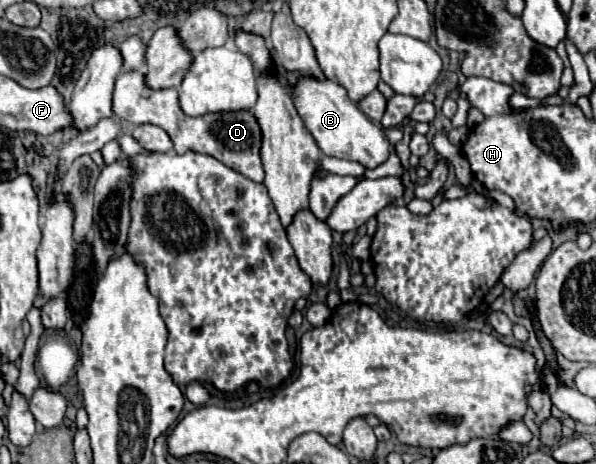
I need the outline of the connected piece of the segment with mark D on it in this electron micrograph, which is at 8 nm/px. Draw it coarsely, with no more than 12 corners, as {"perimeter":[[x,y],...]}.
{"perimeter":[[120,73],[114,115],[162,127],[176,153],[212,155],[262,183],[252,111],[188,117],[176,89]]}

